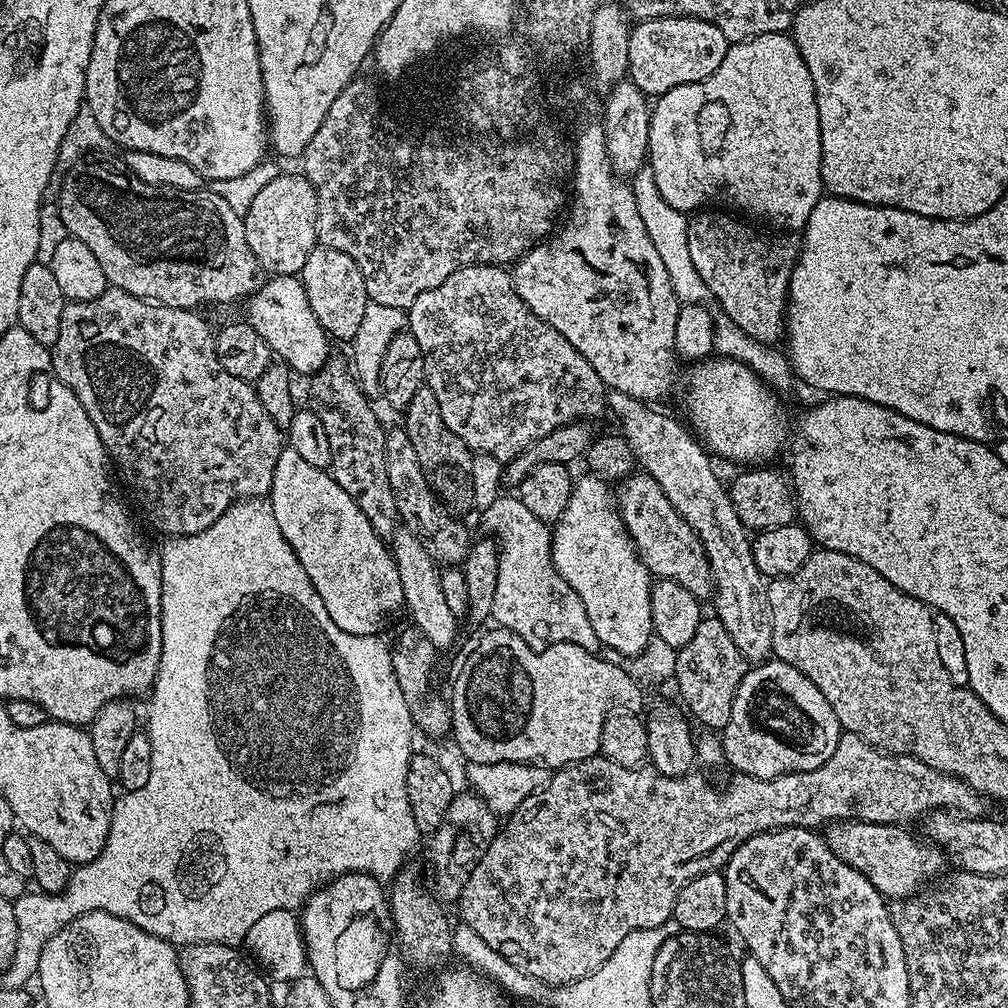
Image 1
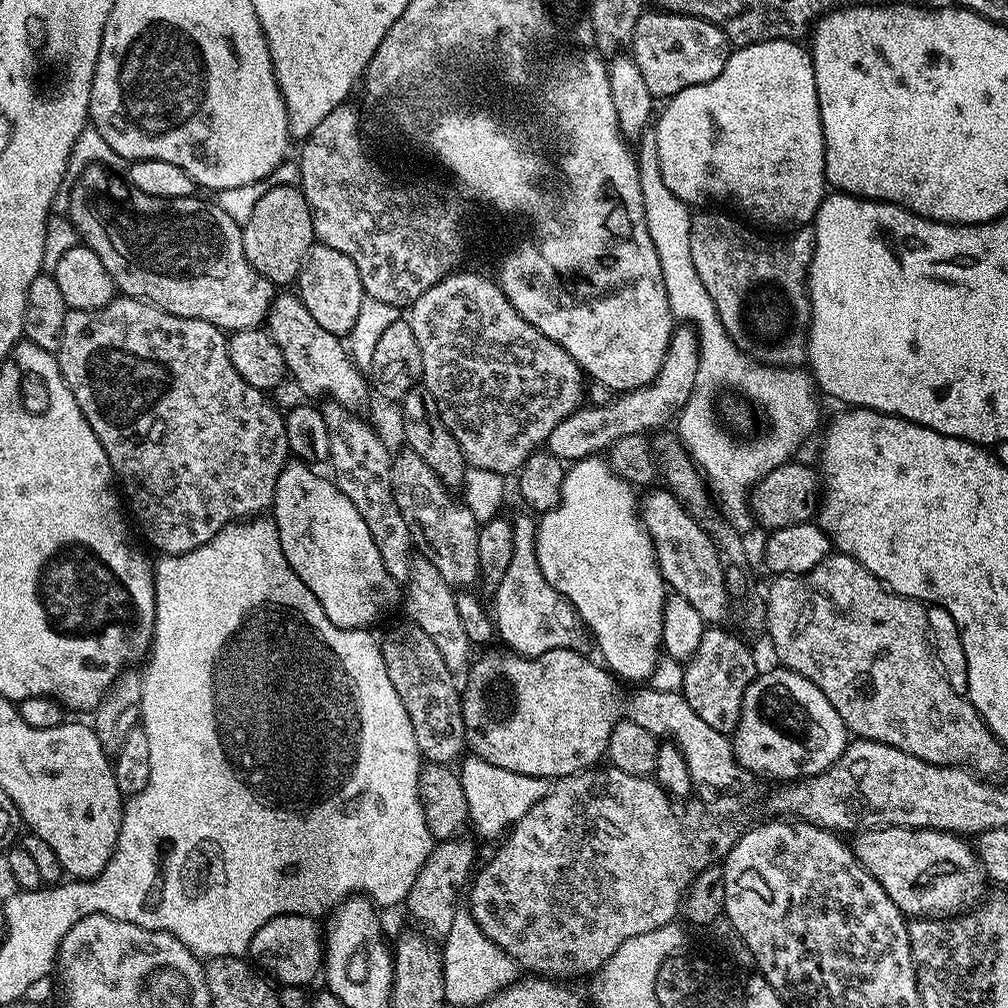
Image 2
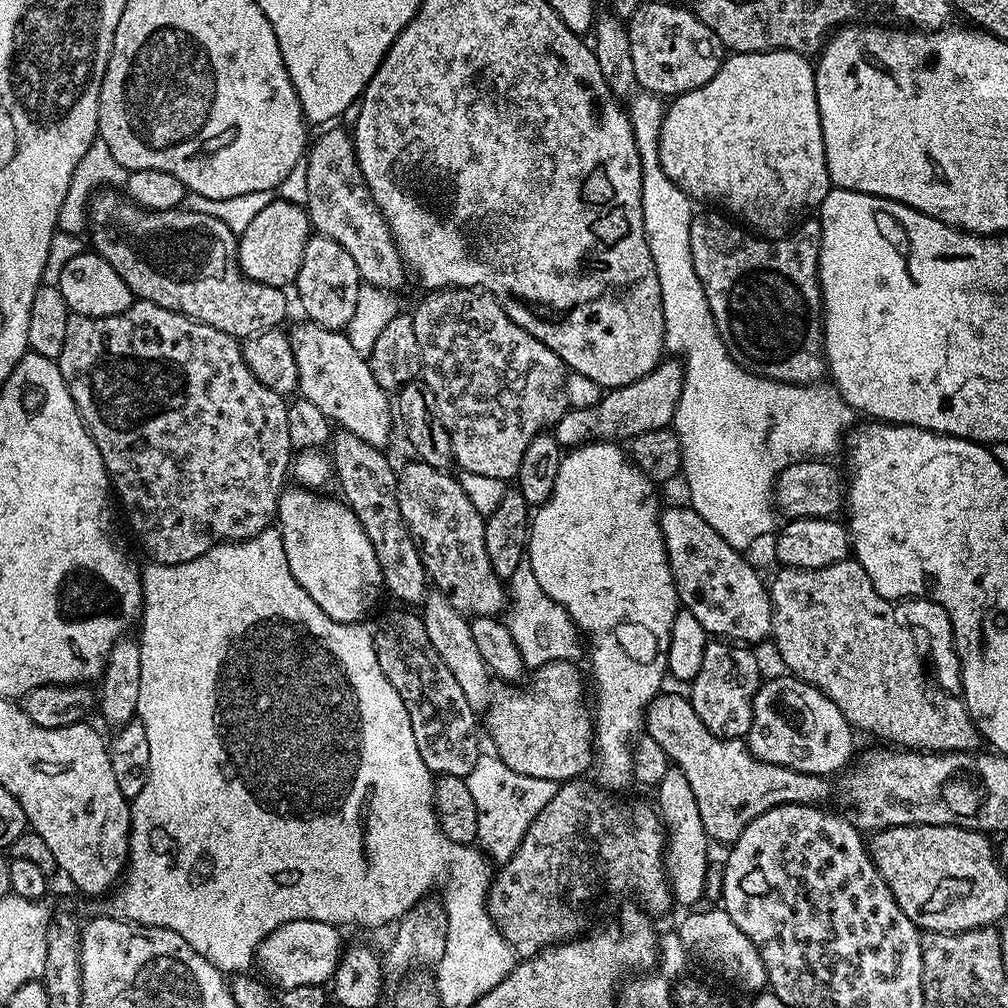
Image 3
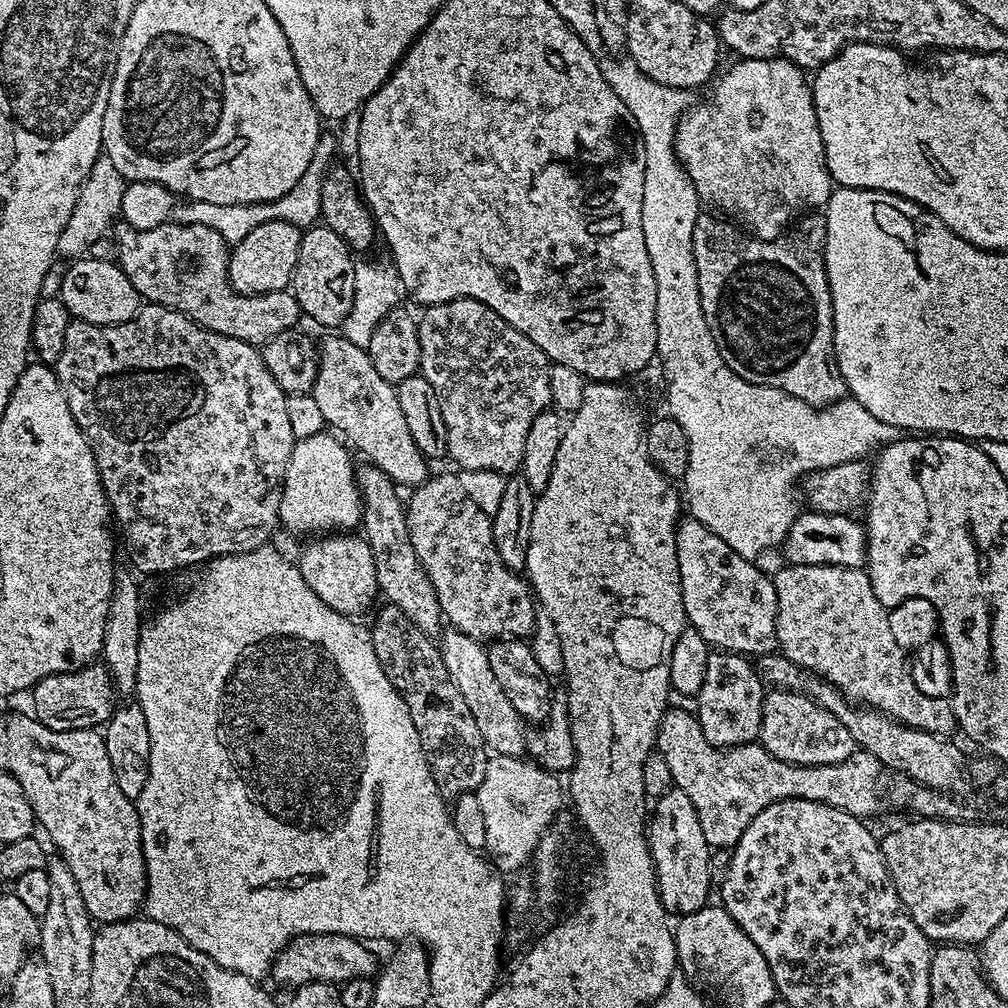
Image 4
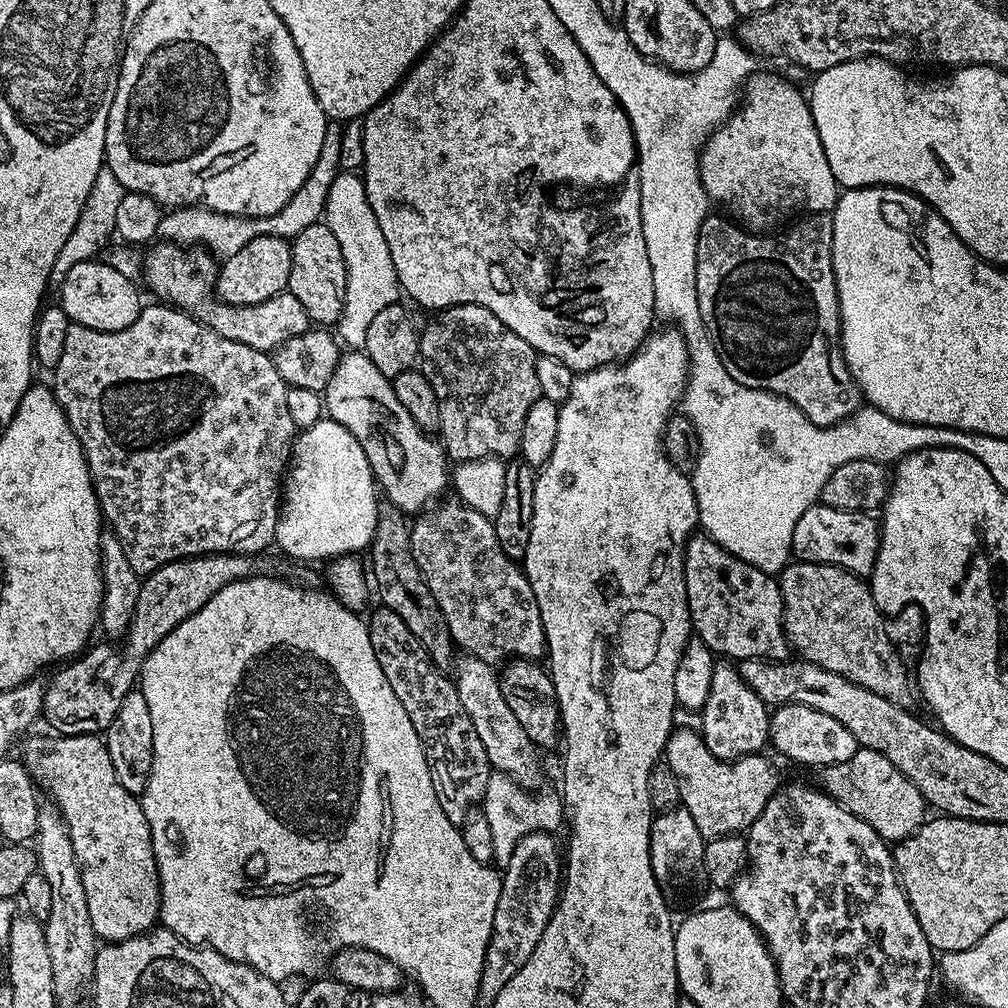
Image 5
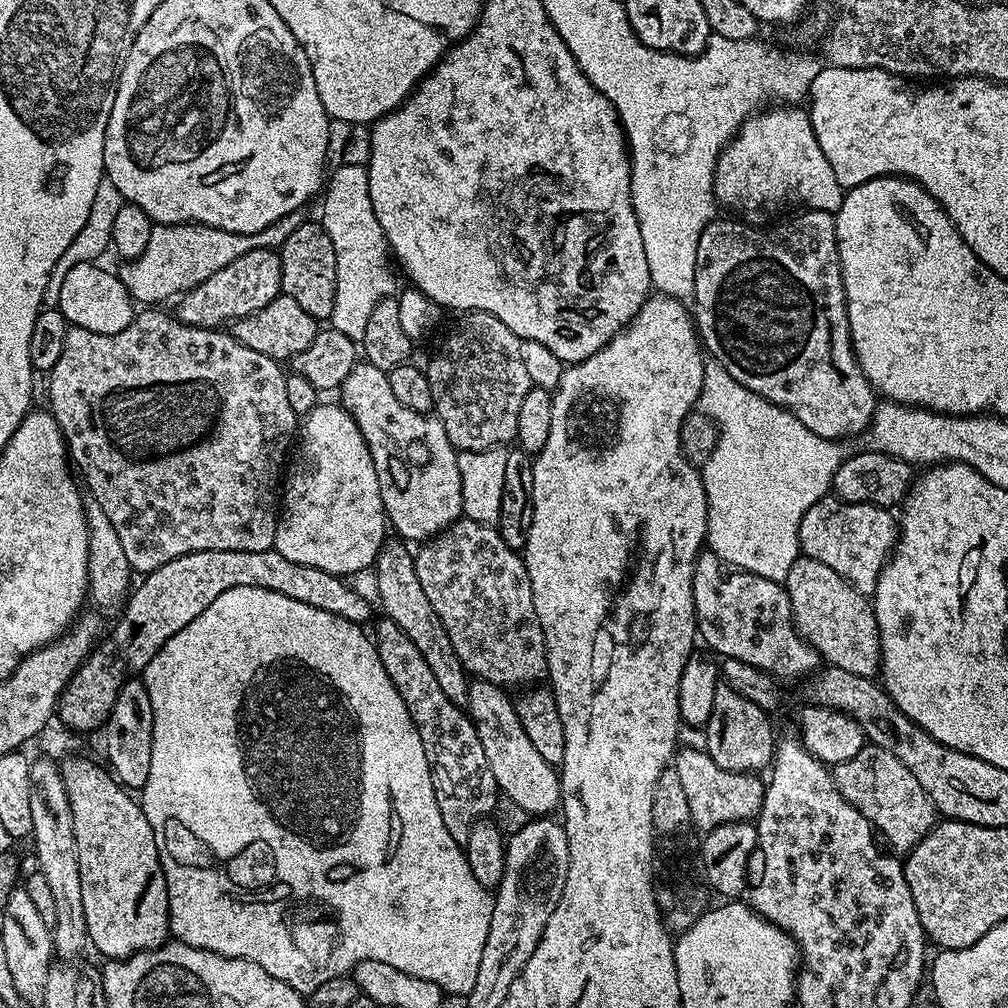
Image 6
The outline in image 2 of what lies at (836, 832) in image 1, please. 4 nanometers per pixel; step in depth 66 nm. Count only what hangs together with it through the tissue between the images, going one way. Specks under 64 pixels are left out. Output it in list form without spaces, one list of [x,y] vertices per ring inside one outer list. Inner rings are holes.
[[[866,828],[855,833],[854,839],[851,841],[851,846],[852,852],[858,858],[858,862],[862,862],[864,869],[879,882],[882,890],[886,890],[886,894],[890,894],[890,902],[894,902],[894,906],[898,906],[898,910],[903,912],[905,917],[947,918],[979,904],[986,892],[986,889],[984,889],[984,884],[986,885],[984,868],[980,865],[980,860],[976,856],[976,849],[969,841],[967,844],[964,840],[967,839],[963,835],[955,832],[941,832],[935,828]]]

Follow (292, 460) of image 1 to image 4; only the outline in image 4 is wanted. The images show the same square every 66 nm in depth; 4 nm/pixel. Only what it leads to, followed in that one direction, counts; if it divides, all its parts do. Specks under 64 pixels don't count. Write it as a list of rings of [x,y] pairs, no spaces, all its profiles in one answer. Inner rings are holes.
[[[324,534],[309,540],[312,541],[301,550],[300,560],[298,559],[298,567],[306,586],[310,586],[310,590],[314,590],[314,594],[318,594],[318,598],[322,598],[326,606],[330,606],[330,610],[343,616],[359,617],[359,612],[366,611],[371,606],[372,599],[377,599],[378,596],[374,574],[374,554],[370,554],[367,540],[360,534]]]

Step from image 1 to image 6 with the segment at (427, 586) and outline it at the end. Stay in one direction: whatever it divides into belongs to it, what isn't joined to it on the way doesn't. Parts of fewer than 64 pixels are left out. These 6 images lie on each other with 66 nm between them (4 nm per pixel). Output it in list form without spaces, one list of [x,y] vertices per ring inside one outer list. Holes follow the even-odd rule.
[[[476,680],[468,685],[468,702],[466,712],[472,719],[474,730],[478,739],[482,742],[490,769],[494,772],[499,791],[514,804],[517,804],[527,815],[532,818],[544,818],[555,813],[560,808],[560,778],[557,769],[538,755],[530,738],[526,738],[526,730],[522,730],[522,722],[516,713],[513,697],[507,696],[503,687],[495,684],[487,684],[485,680]]]

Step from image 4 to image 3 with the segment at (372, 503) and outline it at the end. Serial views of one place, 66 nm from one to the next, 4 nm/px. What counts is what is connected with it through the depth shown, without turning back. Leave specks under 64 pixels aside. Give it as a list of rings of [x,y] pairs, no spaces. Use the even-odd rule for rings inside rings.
[[[343,430],[333,431],[330,437],[330,463],[334,469],[335,479],[340,479],[343,499],[349,508],[362,522],[362,530],[366,530],[366,538],[374,546],[374,554],[378,554],[378,566],[382,570],[384,588],[404,606],[419,605],[430,591],[430,581],[424,571],[424,563],[420,561],[420,551],[412,540],[410,530],[402,518],[402,510],[398,510],[398,494],[396,493],[397,469],[392,469],[390,461],[384,457],[381,449],[370,446],[352,434]]]

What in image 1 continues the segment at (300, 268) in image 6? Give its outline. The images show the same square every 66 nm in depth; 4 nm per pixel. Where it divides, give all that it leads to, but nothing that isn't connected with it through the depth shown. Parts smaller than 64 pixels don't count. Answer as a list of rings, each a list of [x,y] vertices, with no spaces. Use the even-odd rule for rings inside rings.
[[[317,246],[312,249],[310,258],[306,258],[306,266],[298,273],[298,279],[304,285],[310,310],[314,310],[314,318],[318,318],[322,330],[333,341],[351,342],[358,334],[358,326],[370,303],[358,262],[354,262],[350,254],[342,254],[342,250]]]

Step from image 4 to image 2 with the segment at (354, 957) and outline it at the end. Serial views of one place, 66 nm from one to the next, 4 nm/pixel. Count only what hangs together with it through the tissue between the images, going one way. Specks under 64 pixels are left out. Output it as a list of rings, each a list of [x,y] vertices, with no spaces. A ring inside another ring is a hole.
[[[278,915],[266,922],[254,938],[248,954],[251,961],[279,985],[298,985],[300,987],[316,975],[323,967],[323,933],[313,917],[304,915]]]

